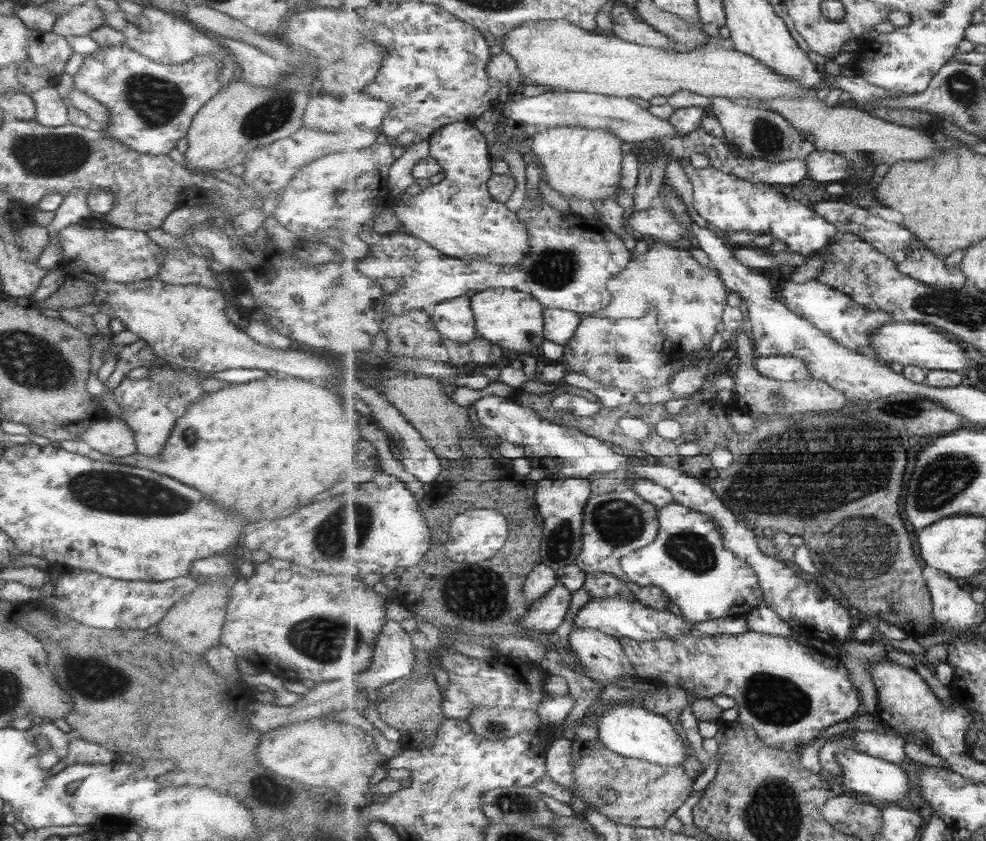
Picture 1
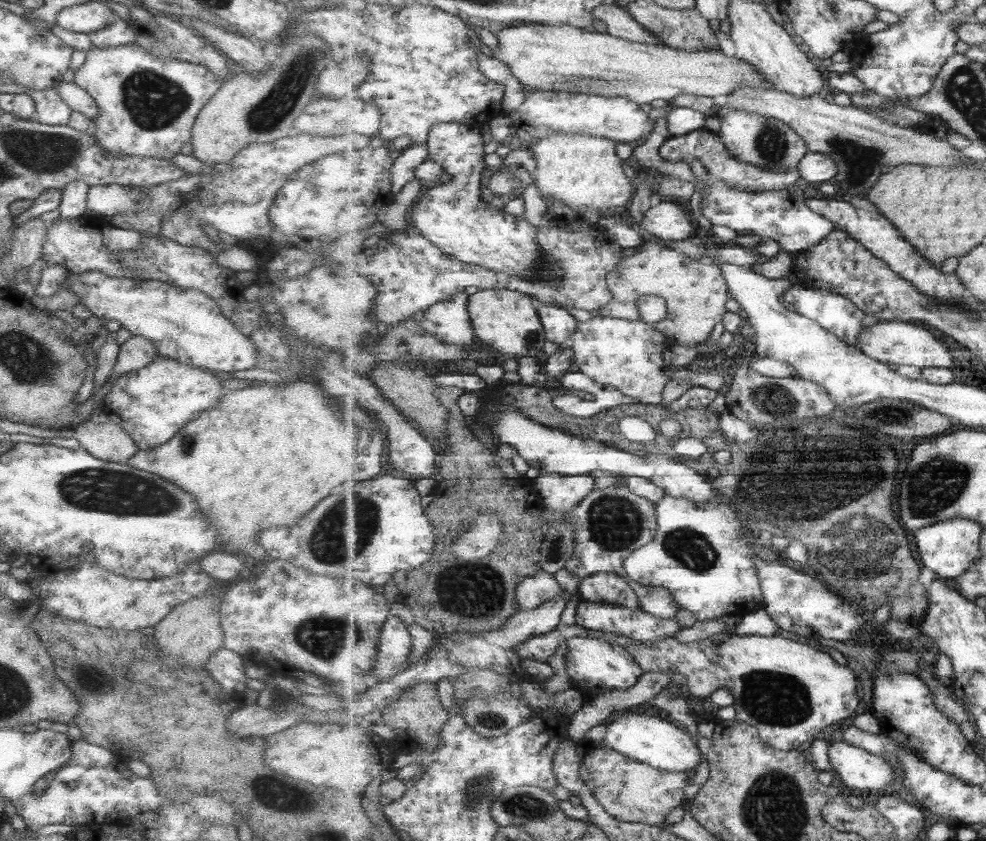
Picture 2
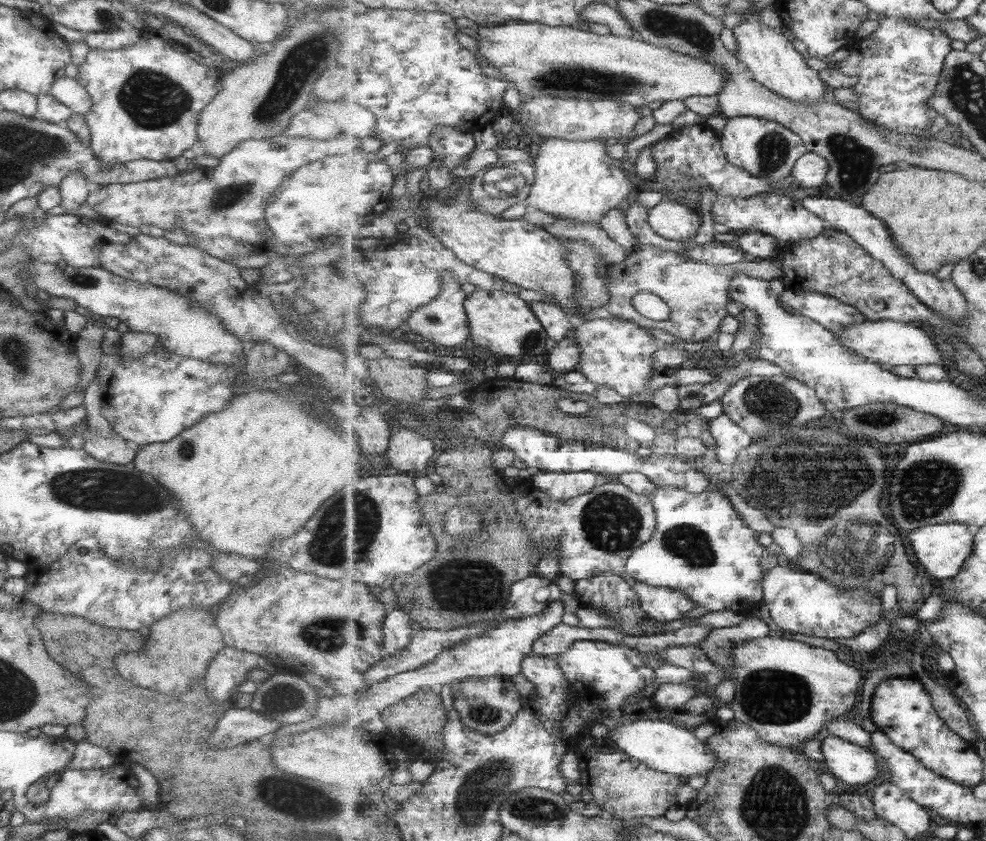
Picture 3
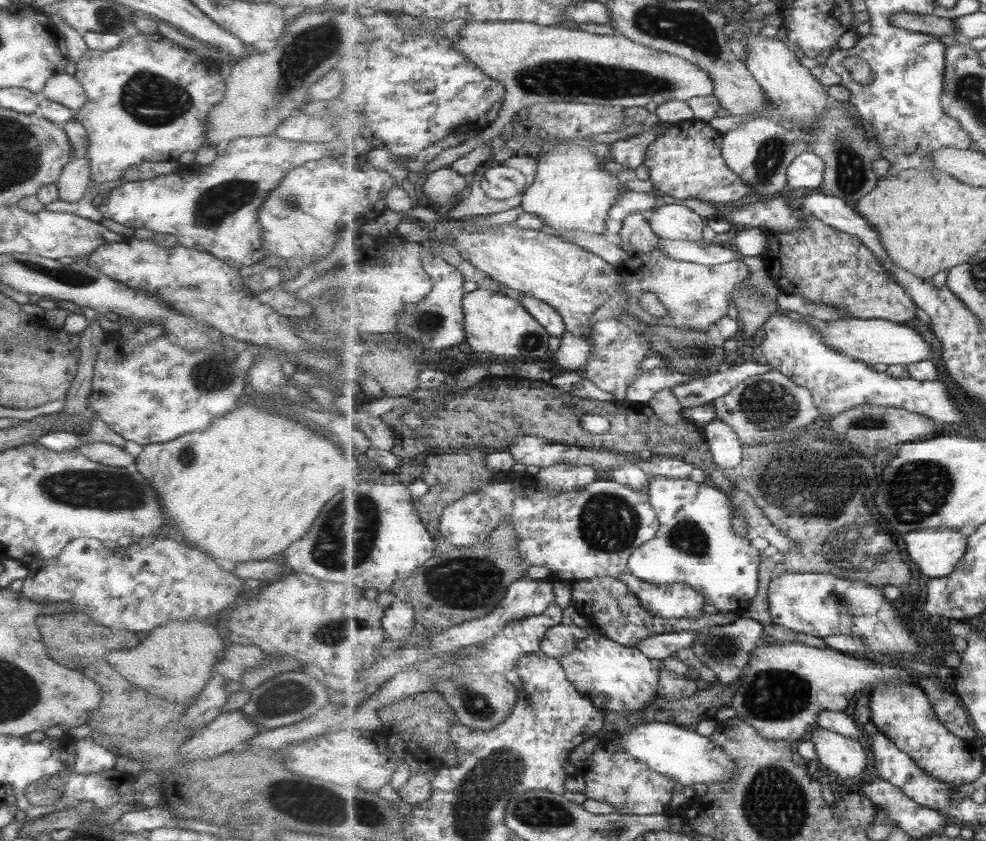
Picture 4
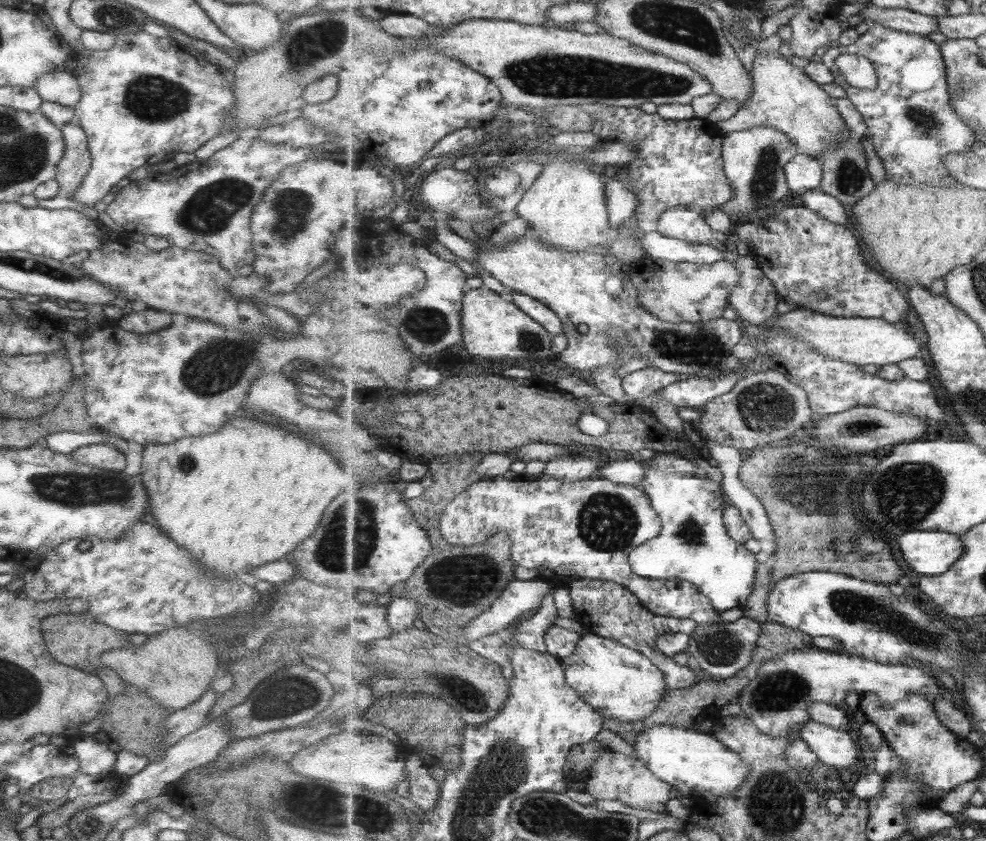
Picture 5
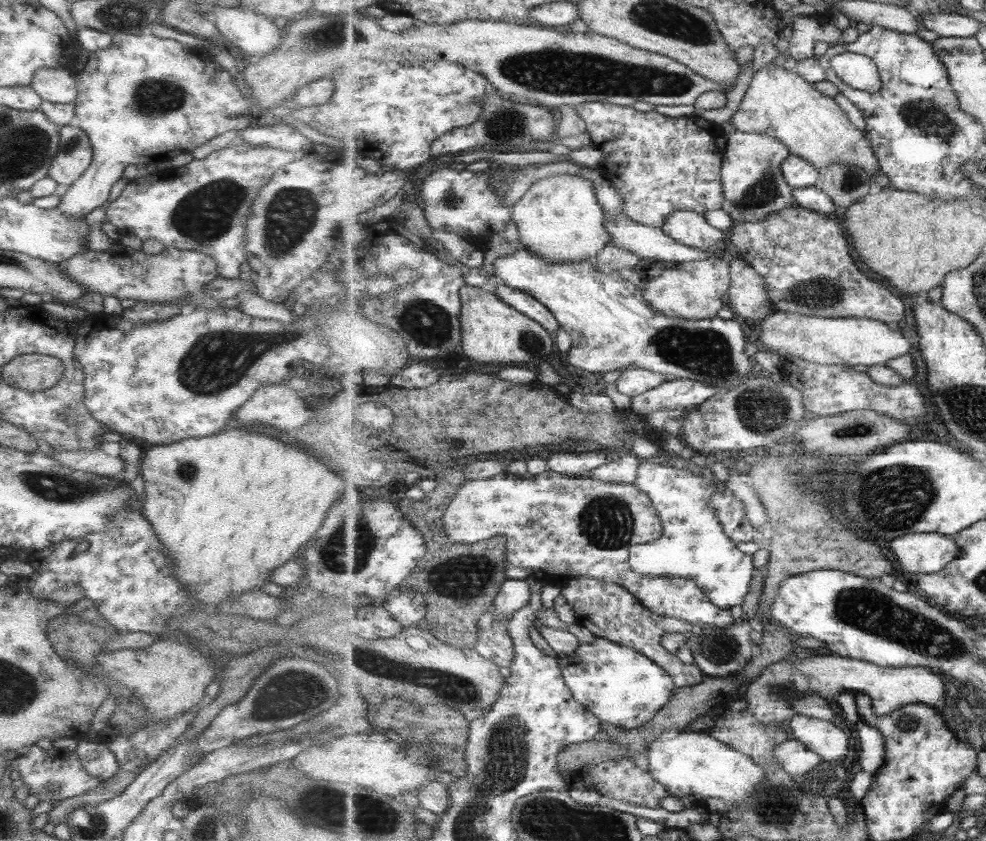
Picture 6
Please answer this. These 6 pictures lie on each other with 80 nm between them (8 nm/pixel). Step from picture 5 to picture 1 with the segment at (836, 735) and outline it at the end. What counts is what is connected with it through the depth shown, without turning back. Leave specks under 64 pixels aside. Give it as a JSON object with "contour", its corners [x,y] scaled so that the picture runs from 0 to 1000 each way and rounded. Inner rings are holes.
{"contour":[[[856,889],[849,897],[849,906],[854,913],[855,932],[865,941],[875,943],[891,954],[909,955],[922,946],[922,925],[913,910],[868,889]]]}

